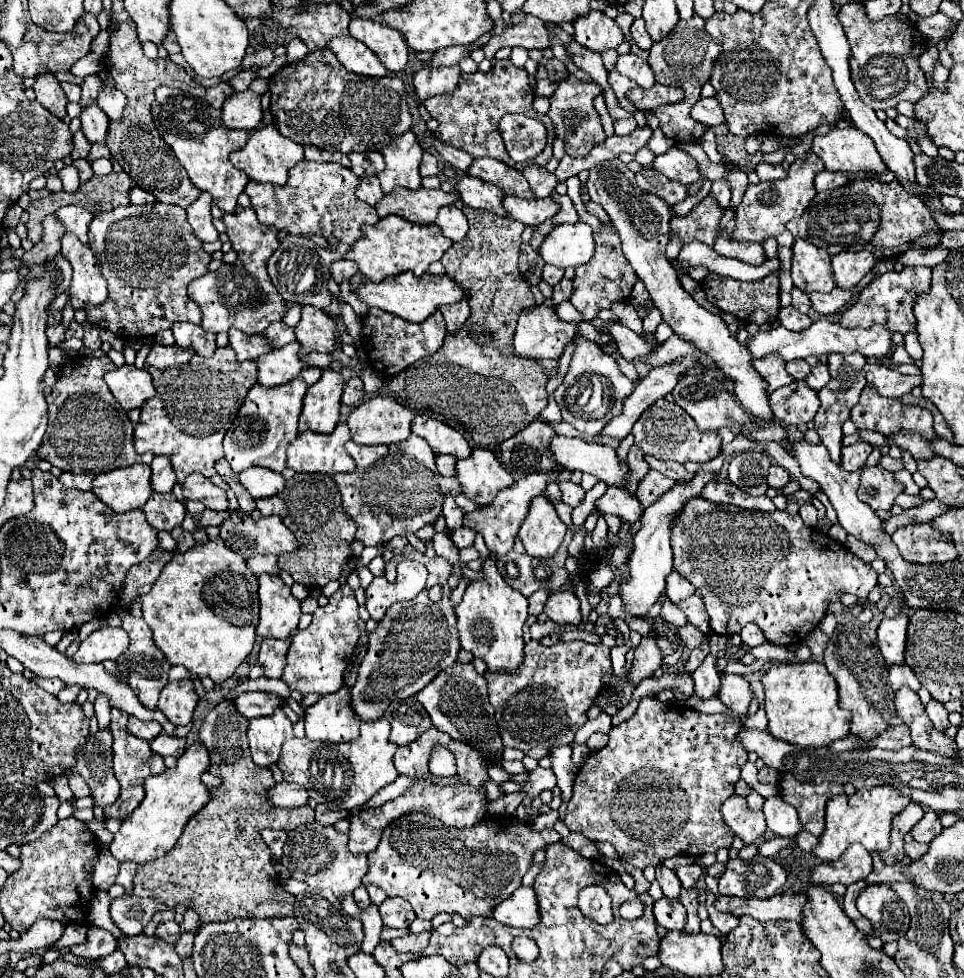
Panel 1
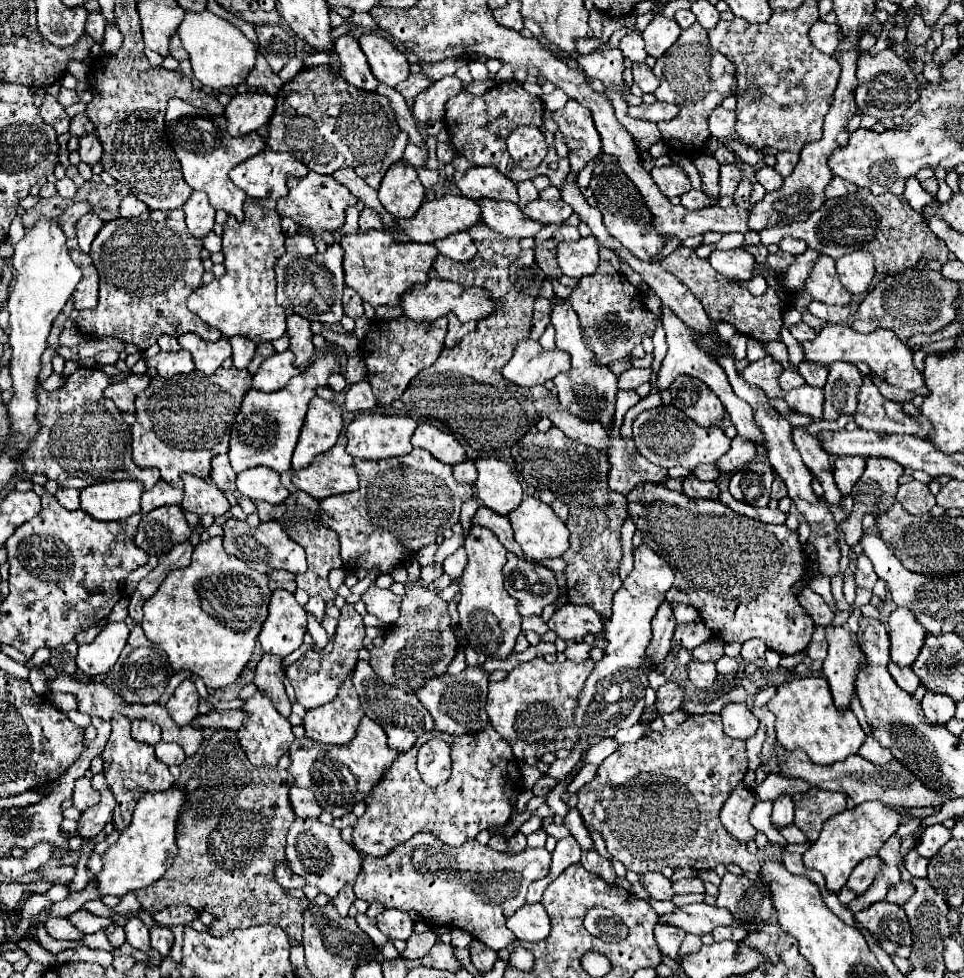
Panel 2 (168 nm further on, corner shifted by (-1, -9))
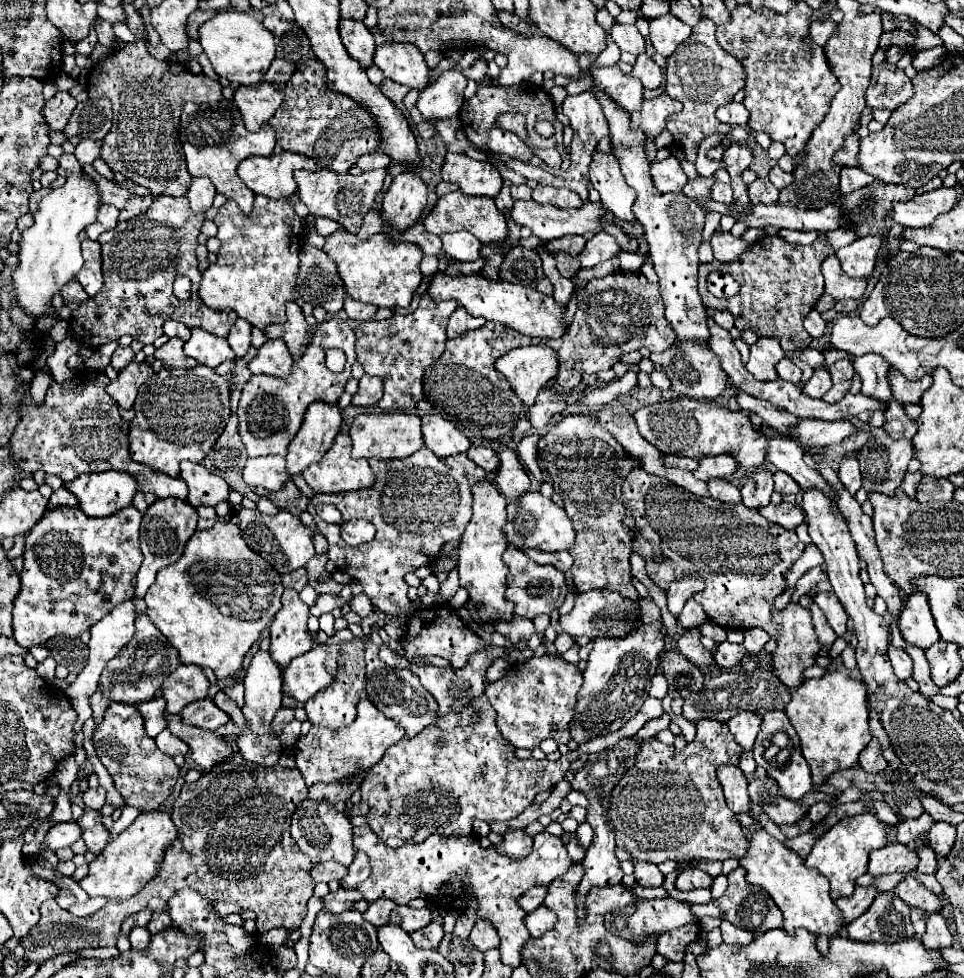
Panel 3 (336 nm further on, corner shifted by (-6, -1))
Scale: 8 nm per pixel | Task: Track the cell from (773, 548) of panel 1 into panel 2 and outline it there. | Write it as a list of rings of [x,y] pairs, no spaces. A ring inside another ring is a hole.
[[[657,483],[635,485],[635,489],[627,493],[627,503],[629,517],[635,521],[637,531],[641,531],[643,543],[649,549],[655,549],[655,553],[659,553],[675,573],[675,583],[665,593],[667,601],[693,605],[705,627],[711,629],[713,639],[721,643],[745,643],[747,639],[757,637],[779,655],[795,655],[807,649],[815,625],[799,605],[793,585],[807,575],[809,559],[805,557],[795,531],[785,525],[769,525],[739,515],[727,509],[721,501],[691,499],[685,493],[671,491]]]

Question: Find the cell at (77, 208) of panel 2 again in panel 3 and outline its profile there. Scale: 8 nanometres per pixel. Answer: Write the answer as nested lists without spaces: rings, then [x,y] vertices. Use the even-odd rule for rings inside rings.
[[[90,164],[84,165],[83,170],[97,182],[99,186],[98,193],[100,193],[100,203],[102,203],[102,205],[104,205],[104,203],[106,203],[106,205],[114,205],[116,209],[122,209],[122,207],[124,207],[126,199],[132,195],[128,189],[116,187],[112,181],[101,177]]]

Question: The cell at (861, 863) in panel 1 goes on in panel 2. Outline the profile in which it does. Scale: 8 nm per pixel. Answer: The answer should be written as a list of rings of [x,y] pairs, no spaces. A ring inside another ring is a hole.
[[[877,855],[863,859],[863,861],[855,867],[855,871],[851,873],[851,877],[849,877],[849,881],[847,881],[847,887],[853,889],[857,895],[865,893],[867,887],[873,883],[875,875],[879,873],[881,865],[883,865],[883,861],[879,861]]]

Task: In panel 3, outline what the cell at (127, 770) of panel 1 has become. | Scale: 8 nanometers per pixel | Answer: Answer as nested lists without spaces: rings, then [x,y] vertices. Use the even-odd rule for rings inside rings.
[[[112,703],[106,709],[104,721],[100,723],[94,735],[94,747],[96,747],[98,759],[112,775],[114,785],[124,797],[126,805],[136,807],[140,811],[152,811],[162,807],[162,803],[172,793],[180,777],[180,769],[174,763],[174,759],[168,757],[166,753],[160,753],[154,739],[150,739],[144,733],[144,721],[136,707]]]

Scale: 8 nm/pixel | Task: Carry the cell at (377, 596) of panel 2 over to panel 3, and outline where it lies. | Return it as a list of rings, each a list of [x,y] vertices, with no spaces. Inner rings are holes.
[[[426,447],[418,449],[414,455],[406,457],[406,459],[392,459],[392,461],[368,461],[376,481],[372,487],[368,489],[360,489],[356,493],[326,493],[326,495],[314,495],[310,505],[308,505],[308,513],[314,517],[320,533],[328,539],[328,557],[330,561],[336,563],[336,567],[340,571],[350,573],[354,579],[358,579],[364,587],[364,593],[370,597],[372,605],[378,607],[384,613],[392,613],[392,615],[406,615],[412,601],[408,599],[408,585],[404,583],[404,575],[408,571],[416,571],[422,565],[432,565],[434,557],[440,553],[442,545],[448,541],[458,541],[470,521],[472,515],[472,485],[484,481],[486,471],[480,469],[478,465],[474,465],[466,453],[460,453],[456,457],[436,457],[432,451],[428,451]],[[318,503],[332,503],[340,513],[342,513],[342,521],[350,521],[350,519],[364,519],[370,521],[376,527],[376,537],[370,543],[364,543],[360,547],[350,547],[348,543],[344,543],[344,539],[340,537],[340,525],[330,525],[324,523],[318,513],[316,513],[316,505]]]

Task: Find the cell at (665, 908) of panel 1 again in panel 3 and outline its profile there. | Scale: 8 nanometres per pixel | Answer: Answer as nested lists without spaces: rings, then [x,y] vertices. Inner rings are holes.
[[[686,925],[680,929],[672,929],[658,937],[658,953],[668,961],[682,961],[684,949],[690,941],[696,941],[700,935],[700,925]]]

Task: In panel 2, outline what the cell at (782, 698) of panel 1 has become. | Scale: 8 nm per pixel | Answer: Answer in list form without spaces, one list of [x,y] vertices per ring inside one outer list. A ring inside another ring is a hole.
[[[801,677],[777,687],[777,695],[767,703],[767,709],[777,717],[777,741],[789,751],[803,749],[811,761],[831,765],[855,755],[867,735],[861,729],[853,711],[839,711],[833,703],[829,683],[823,677]]]

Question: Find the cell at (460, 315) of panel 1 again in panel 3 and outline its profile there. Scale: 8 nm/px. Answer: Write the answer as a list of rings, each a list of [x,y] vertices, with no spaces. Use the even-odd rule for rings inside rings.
[[[458,307],[452,315],[450,315],[450,321],[448,321],[448,337],[458,337],[458,335],[464,335],[466,331],[472,331],[472,329],[480,329],[482,325],[486,323],[484,317],[472,317],[466,313],[464,307]]]

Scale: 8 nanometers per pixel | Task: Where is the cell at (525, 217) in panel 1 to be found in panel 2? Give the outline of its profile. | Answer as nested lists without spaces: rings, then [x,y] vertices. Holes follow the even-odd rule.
[[[537,199],[537,201],[531,201],[527,207],[523,207],[523,213],[527,217],[531,217],[533,221],[541,221],[541,223],[557,223],[561,225],[571,213],[573,209],[565,203],[565,201],[543,201],[543,199]]]

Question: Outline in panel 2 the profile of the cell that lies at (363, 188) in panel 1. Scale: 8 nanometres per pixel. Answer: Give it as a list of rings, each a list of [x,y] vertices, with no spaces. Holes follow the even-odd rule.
[[[363,209],[361,211],[361,217],[359,217],[359,231],[381,231],[383,229],[383,223],[381,223],[381,217],[379,213],[375,213],[373,209]]]

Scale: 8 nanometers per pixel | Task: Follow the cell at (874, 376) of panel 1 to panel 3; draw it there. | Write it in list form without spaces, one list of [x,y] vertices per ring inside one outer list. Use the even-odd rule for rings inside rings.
[[[896,369],[888,371],[888,381],[894,393],[894,399],[900,403],[918,403],[924,391],[930,389],[932,377],[922,377],[920,381],[908,381],[904,375],[900,375]]]

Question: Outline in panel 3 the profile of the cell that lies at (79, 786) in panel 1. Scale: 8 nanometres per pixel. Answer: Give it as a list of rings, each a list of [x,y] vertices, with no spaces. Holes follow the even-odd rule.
[[[88,787],[86,791],[84,791],[84,797],[82,797],[82,801],[84,801],[84,805],[86,807],[90,807],[90,809],[102,809],[102,805],[104,805],[104,797],[106,797],[106,791],[104,791],[104,787],[96,787],[96,789],[92,789],[92,787]]]

